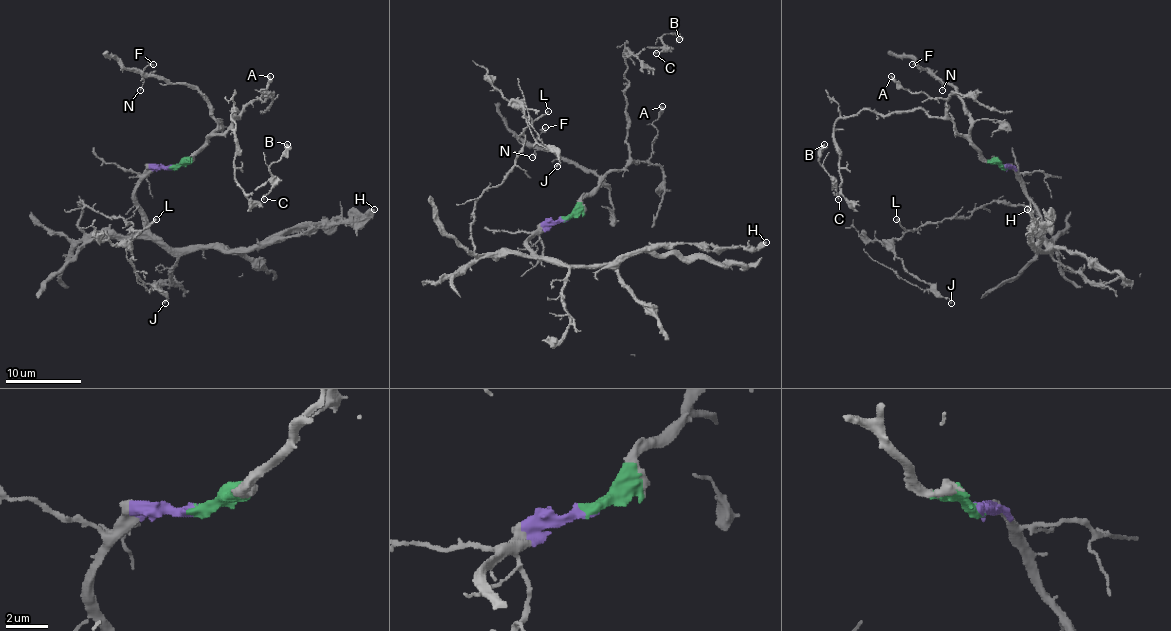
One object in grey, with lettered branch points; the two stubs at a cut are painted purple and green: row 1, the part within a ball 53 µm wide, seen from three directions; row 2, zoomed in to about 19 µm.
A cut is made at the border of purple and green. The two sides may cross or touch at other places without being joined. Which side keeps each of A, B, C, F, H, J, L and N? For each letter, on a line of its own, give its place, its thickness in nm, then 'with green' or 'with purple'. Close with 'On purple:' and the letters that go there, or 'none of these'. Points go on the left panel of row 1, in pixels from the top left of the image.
A: (270, 76) | 320 nm | with green
B: (287, 144) | 400 nm | with green
C: (264, 199) | 130 nm | with green
F: (153, 64) | 160 nm | with green
H: (374, 209) | 340 nm | with purple
J: (165, 303) | 130 nm | with purple
L: (156, 219) | 170 nm | with purple
N: (140, 90) | 90 nm | with green
On purple: H, J, L

